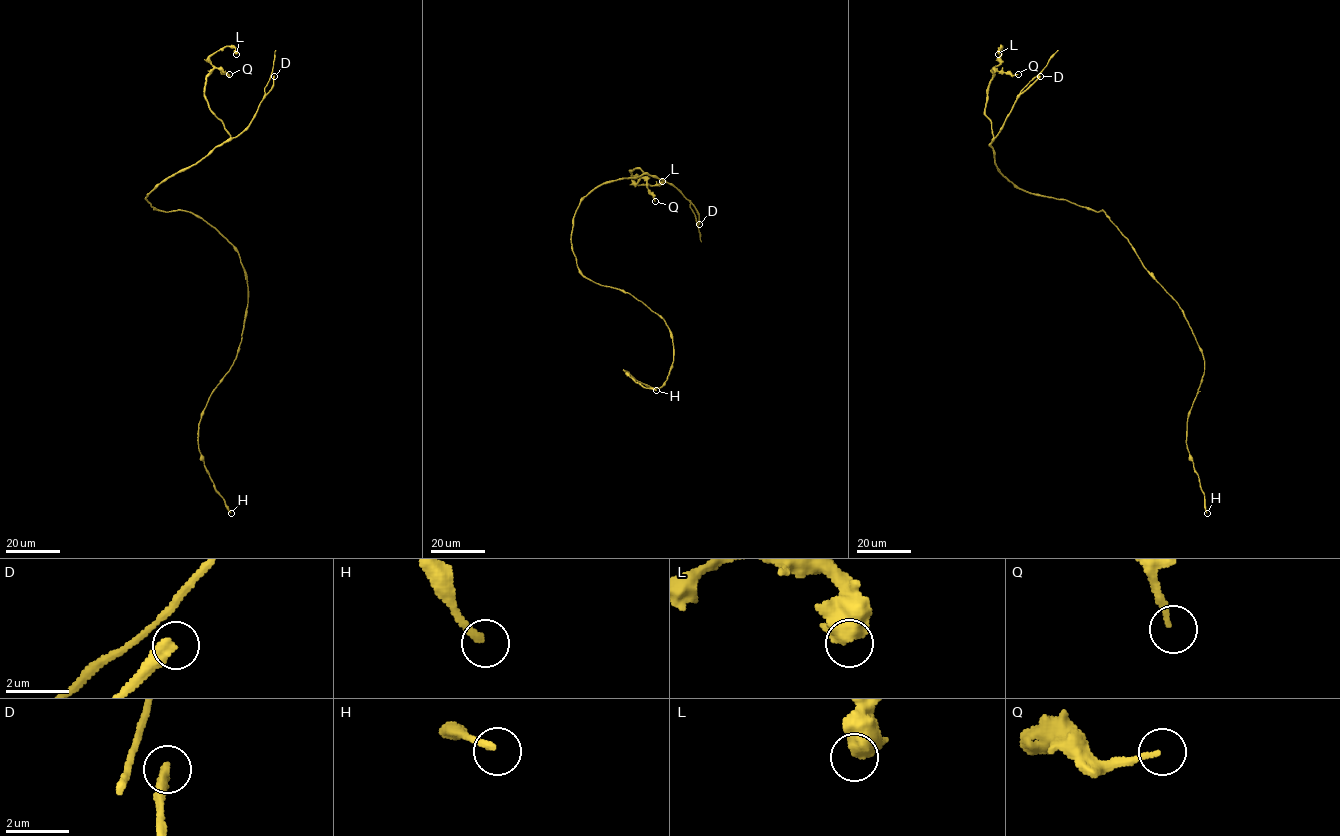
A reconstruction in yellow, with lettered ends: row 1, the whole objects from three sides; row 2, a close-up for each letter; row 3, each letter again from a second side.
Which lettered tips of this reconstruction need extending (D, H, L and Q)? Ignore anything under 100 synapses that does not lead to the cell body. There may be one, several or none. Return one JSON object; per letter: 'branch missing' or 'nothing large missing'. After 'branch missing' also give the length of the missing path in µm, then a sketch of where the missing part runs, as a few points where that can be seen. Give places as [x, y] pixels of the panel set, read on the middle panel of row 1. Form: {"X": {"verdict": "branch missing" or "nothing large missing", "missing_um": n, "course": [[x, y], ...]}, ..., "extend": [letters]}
{"D": {"verdict": "branch missing", "missing_um": 150}, "H": {"verdict": "nothing large missing"}, "L": {"verdict": "nothing large missing"}, "Q": {"verdict": "nothing large missing"}, "extend": ["D"]}

